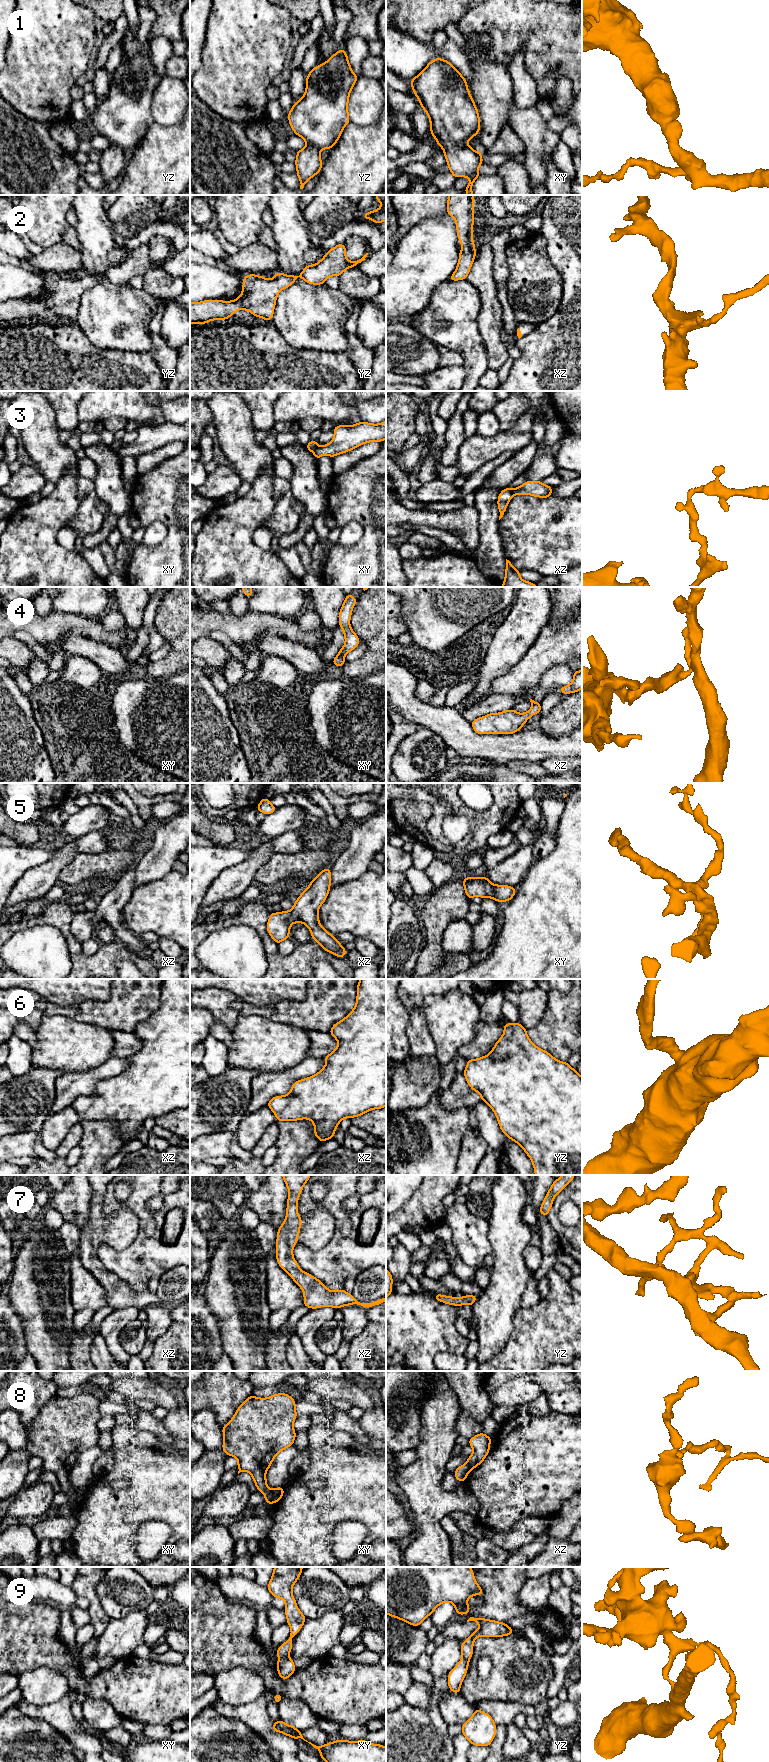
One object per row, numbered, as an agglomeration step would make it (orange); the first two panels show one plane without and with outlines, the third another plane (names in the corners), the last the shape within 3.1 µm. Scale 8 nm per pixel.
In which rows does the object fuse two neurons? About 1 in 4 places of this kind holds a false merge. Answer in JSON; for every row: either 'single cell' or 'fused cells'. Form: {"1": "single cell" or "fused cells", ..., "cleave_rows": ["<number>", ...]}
{"1": "single cell", "2": "single cell", "3": "fused cells", "4": "fused cells", "5": "single cell", "6": "single cell", "7": "single cell", "8": "fused cells", "9": "fused cells", "cleave_rows": ["3", "4", "8", "9"]}

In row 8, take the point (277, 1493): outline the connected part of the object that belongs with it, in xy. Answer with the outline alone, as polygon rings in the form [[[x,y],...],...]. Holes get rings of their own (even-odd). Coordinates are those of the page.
[[[278,1487],[272,1489],[273,1504],[277,1503],[282,1498],[283,1494],[284,1494],[284,1487]]]

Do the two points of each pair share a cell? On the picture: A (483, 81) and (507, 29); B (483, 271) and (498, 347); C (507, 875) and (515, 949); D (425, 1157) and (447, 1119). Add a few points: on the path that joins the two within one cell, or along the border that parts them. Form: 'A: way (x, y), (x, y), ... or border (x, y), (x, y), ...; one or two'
A: border (477, 50), (481, 57), (499, 62), (506, 67); two
B: way (488, 290), (490, 328); one
C: border (529, 868), (525, 877), (515, 887); two
D: way (425, 1148), (425, 1143), (440, 1128); one

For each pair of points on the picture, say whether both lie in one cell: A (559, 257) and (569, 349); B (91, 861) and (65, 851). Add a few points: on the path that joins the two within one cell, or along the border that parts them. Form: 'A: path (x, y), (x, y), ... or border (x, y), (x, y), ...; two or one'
A: path (571, 280), (571, 326); one
B: border (79, 852), (60, 872); two

